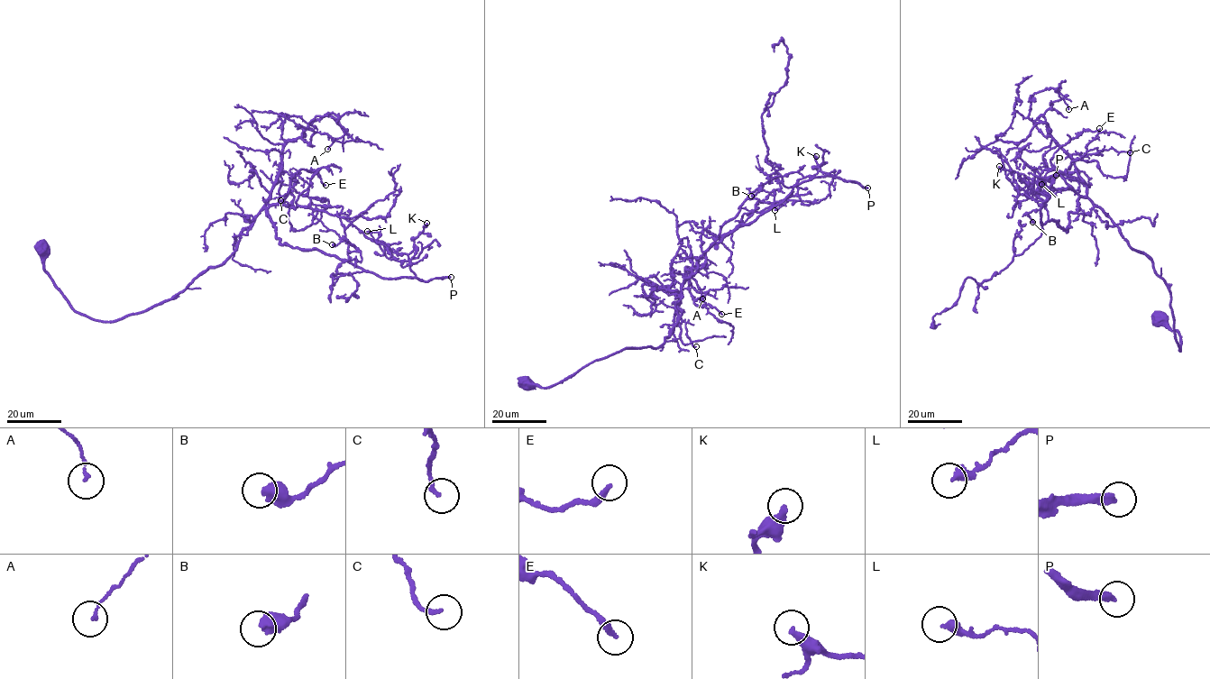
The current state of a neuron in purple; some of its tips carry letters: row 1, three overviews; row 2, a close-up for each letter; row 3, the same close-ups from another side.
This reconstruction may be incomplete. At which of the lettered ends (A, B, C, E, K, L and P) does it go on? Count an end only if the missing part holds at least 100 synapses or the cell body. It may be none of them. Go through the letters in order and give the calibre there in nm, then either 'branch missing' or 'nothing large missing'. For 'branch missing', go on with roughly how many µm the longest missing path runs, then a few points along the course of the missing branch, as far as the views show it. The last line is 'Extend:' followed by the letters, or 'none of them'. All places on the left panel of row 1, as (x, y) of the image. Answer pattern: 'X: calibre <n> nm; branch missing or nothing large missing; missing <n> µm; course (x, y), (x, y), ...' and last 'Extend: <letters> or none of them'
A: calibre 140 nm; nothing large missing
B: calibre 550 nm; nothing large missing
C: calibre 150 nm; nothing large missing
E: calibre 240 nm; nothing large missing
K: calibre 360 nm; nothing large missing
L: calibre 360 nm; nothing large missing
P: calibre 320 nm; branch missing; missing 140 µm
Extend: P

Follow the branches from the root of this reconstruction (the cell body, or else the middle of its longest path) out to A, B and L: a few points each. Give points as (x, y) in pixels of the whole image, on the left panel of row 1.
A: (42, 247), (73, 309), (105, 322), (143, 312), (231, 255), (285, 144), (330, 115), (343, 134), (327, 149)
B: (42, 247), (70, 307), (110, 322), (219, 265), (270, 205), (342, 206), (357, 249), (332, 244)
L: (42, 247), (70, 307), (110, 322), (219, 265), (270, 205), (315, 207), (380, 235), (367, 231)

